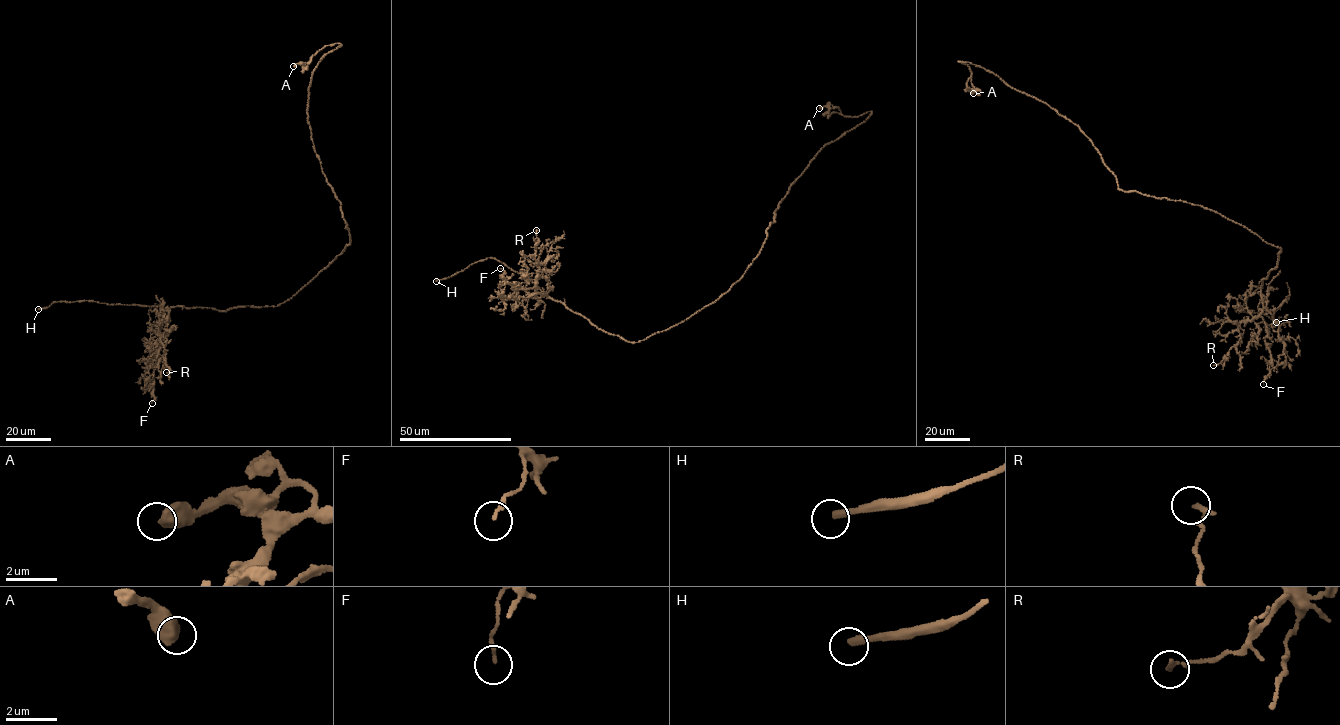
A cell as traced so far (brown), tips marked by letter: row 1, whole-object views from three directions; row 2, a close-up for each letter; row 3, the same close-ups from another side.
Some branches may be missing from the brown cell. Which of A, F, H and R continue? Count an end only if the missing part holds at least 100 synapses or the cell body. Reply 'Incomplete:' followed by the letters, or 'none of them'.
Incomplete: H

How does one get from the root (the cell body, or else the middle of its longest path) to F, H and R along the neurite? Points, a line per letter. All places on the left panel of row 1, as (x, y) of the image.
F: (340, 254), (277, 306), (165, 310), (163, 324), (148, 347), (152, 403)
H: (340, 254), (291, 298), (275, 306), (239, 306), (222, 311), (110, 305), (88, 300), (55, 302), (38, 309)
R: (340, 254), (277, 306), (165, 310), (160, 333), (171, 371), (166, 372)

